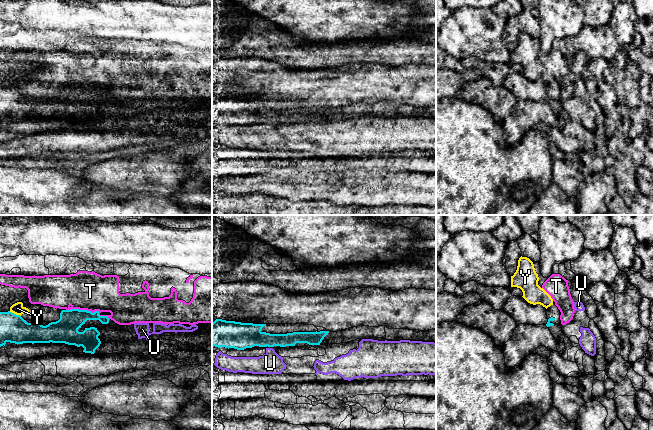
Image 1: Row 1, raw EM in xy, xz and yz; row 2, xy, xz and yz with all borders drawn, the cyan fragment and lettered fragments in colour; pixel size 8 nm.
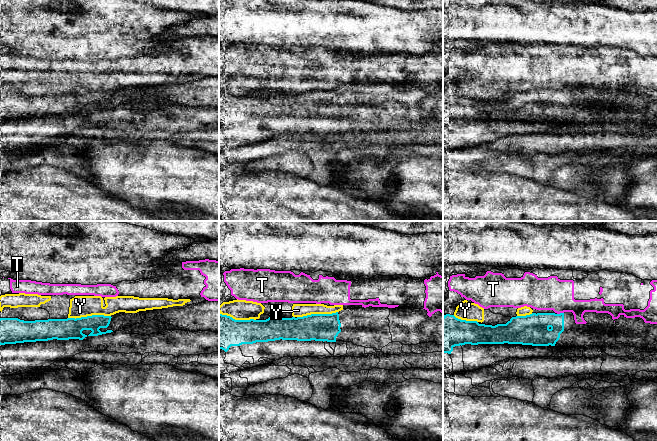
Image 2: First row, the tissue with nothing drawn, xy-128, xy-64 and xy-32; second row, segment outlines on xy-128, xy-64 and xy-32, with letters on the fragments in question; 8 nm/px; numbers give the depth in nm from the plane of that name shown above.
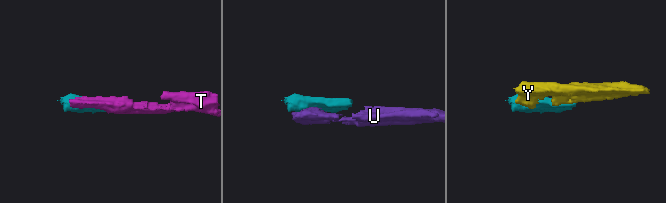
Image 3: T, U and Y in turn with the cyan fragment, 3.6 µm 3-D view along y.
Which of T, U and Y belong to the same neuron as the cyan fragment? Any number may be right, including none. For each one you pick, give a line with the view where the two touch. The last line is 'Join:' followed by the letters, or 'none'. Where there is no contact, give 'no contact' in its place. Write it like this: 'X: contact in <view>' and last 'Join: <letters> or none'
Join: none

